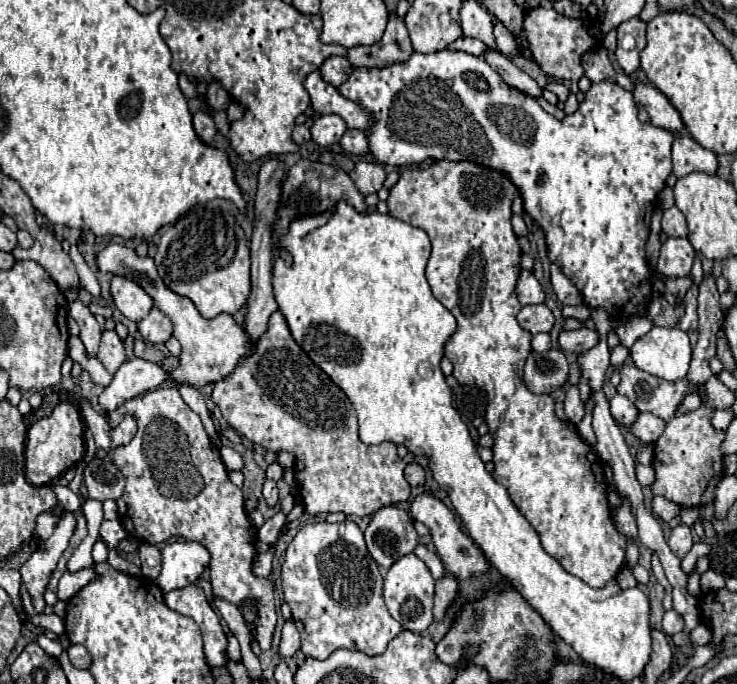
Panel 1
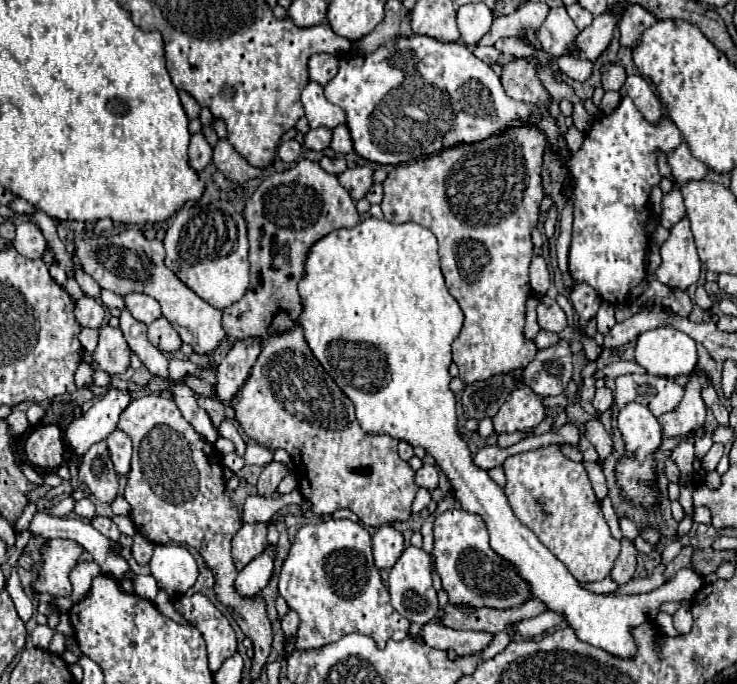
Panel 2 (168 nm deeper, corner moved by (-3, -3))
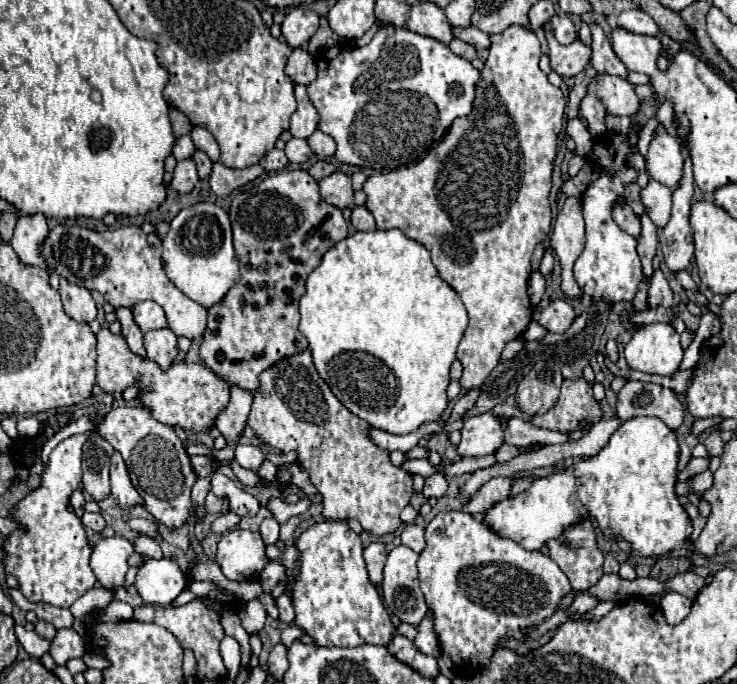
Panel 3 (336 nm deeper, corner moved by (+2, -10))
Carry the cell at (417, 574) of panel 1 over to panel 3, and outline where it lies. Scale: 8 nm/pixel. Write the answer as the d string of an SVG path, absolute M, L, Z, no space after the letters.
M399 544L395 546L385 564L383 578L383 600L395 618L407 624L419 624L427 614L427 604L419 588L417 578L417 558L411 548Z

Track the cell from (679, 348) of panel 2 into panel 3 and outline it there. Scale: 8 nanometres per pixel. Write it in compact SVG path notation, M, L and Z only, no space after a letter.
M647 324L625 344L625 360L633 370L671 376L683 360L683 348L673 324Z

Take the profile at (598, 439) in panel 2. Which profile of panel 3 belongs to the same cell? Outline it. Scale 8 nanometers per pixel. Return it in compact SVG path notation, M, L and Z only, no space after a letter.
M513 416L509 420L509 428L505 430L505 442L513 446L529 446L531 442L541 442L541 444L563 444L567 442L569 434L553 432L553 430L543 430L535 428L529 422Z

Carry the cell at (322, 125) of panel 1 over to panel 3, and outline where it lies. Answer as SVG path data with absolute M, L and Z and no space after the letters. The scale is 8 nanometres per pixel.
M291 138L287 144L285 144L285 156L289 162L293 164L305 164L307 160L313 158L313 150L309 148L309 144L305 140L299 140L299 138Z

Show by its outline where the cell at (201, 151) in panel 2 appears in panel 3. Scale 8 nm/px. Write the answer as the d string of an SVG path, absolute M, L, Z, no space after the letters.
M193 160L177 162L175 172L173 172L173 180L171 180L171 188L177 190L179 194L187 194L195 188L197 182L199 182L199 176L197 176L195 162Z

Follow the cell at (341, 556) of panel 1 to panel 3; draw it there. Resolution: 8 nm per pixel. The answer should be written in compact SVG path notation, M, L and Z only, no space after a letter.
M325 520L309 526L297 540L297 548L301 552L301 570L293 582L295 624L305 628L317 646L389 644L395 628L377 588L369 582L359 534L341 520Z

